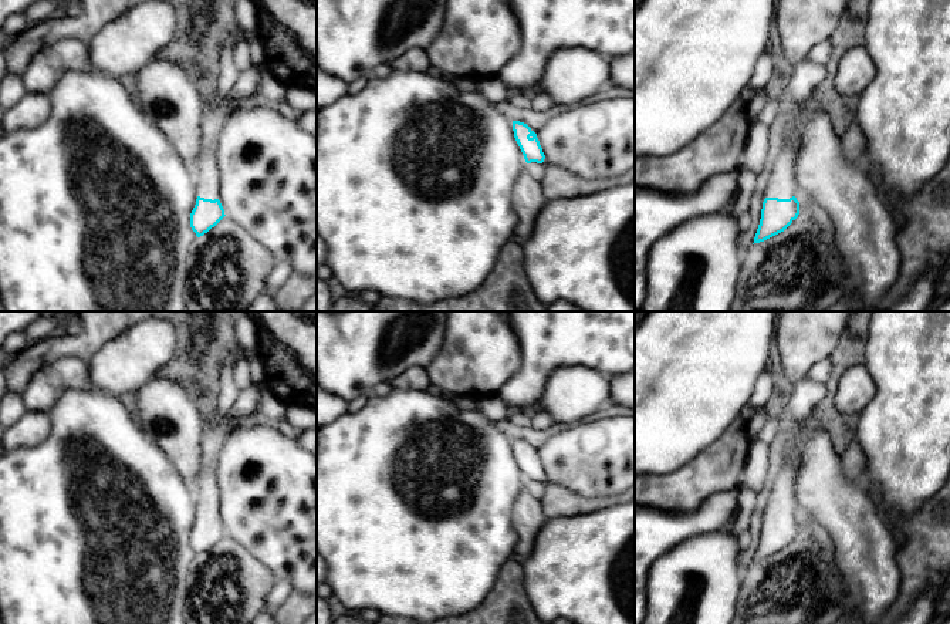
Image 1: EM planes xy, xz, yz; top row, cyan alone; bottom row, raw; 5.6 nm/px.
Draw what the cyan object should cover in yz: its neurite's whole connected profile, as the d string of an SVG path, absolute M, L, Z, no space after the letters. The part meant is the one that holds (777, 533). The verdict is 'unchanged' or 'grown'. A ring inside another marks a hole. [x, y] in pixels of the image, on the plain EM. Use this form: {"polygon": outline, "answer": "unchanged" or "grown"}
{"polygon": "M812 415L804 422L804 431L795 451L775 475L754 561L764 560L784 550L799 533L799 520L795 516L799 510L795 479L801 461L801 449L811 432L821 425L821 421Z", "answer": "grown"}

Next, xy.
{"polygon": "M203 469L195 489L196 523L190 532L190 546L197 556L214 546L226 533L219 519L220 492L216 470Z", "answer": "grown"}

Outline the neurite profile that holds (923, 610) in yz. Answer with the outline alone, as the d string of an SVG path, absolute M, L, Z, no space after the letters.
M944 587L930 588L920 596L907 610L907 613L888 624L929 624L936 618L936 606Z

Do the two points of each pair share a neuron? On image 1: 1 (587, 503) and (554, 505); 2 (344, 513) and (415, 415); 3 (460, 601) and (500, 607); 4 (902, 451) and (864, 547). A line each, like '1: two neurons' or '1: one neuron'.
1: one neuron
2: one neuron
3: two neurons
4: two neurons

